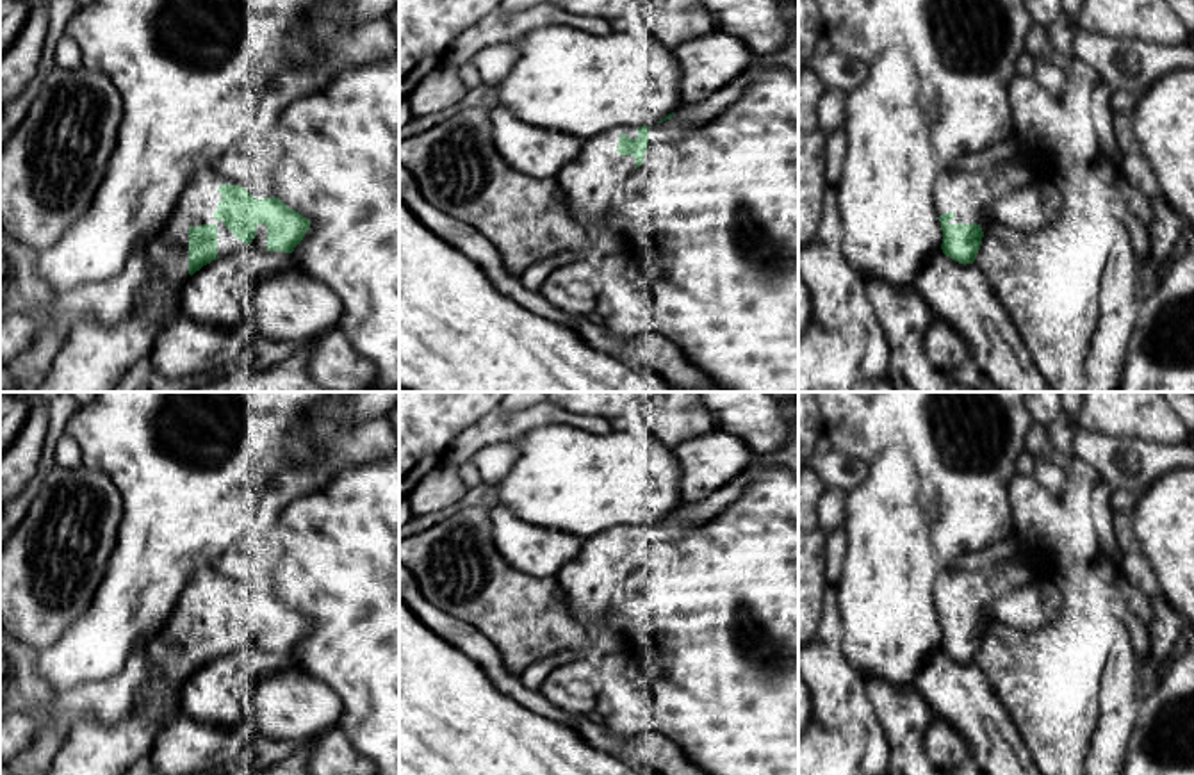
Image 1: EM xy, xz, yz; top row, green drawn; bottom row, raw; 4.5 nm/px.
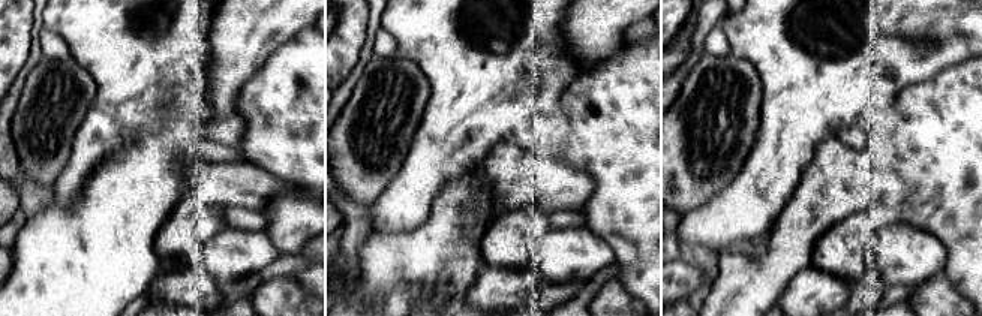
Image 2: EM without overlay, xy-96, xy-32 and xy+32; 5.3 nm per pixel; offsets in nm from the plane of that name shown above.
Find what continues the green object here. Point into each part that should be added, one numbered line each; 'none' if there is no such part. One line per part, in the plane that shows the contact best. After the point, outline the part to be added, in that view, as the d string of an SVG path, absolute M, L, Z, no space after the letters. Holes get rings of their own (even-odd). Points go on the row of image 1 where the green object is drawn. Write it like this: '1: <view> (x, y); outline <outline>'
1: xy (95, 357); outline M212 167L200 169L180 194L175 208L164 221L159 237L150 246L151 274L150 283L141 290L141 305L134 315L121 324L100 324L93 317L78 317L75 330L62 340L53 356L53 363L34 392L114 392L118 381L150 353L159 321L176 308L182 285L189 274L189 228L201 224L217 226L217 255L239 251L248 244L239 241L223 221L214 219L223 184L233 185L233 180L223 176Z

